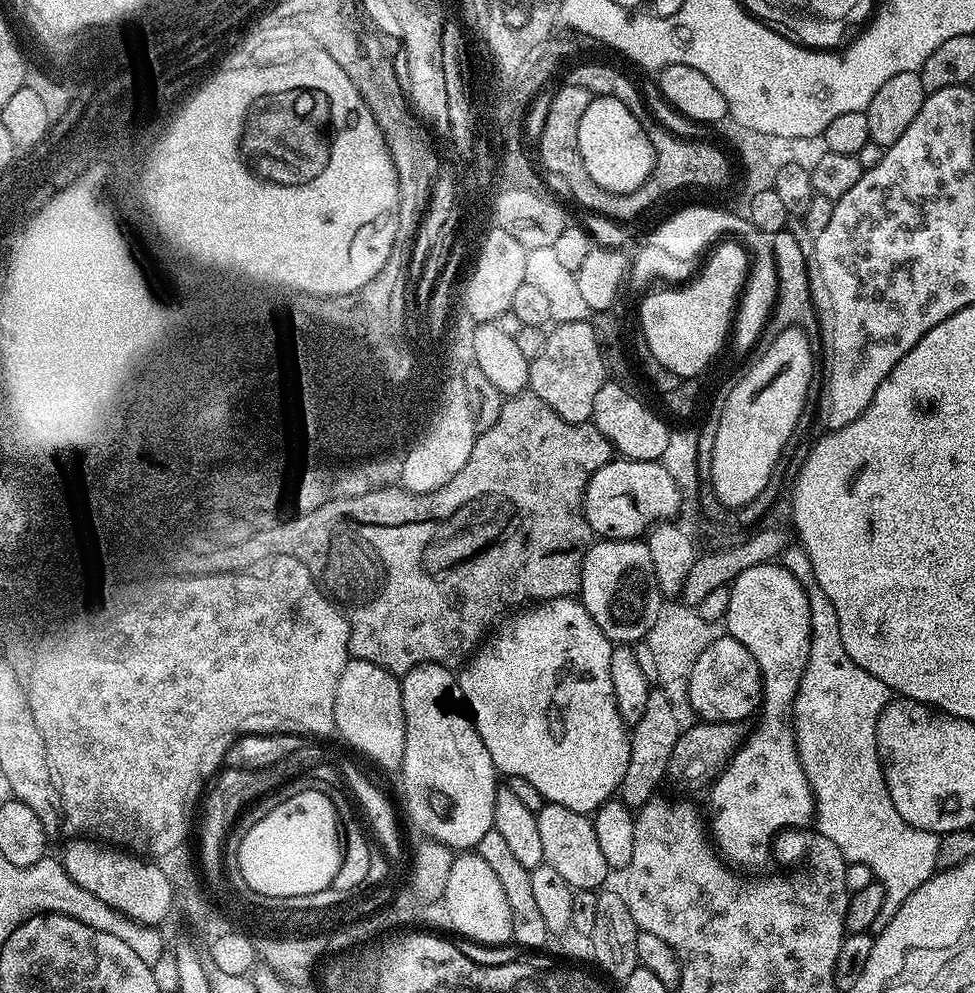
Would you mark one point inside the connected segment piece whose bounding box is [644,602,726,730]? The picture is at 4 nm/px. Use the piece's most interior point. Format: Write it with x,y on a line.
679,634

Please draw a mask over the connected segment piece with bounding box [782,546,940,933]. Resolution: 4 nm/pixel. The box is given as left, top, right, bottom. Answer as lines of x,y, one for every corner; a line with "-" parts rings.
789,546
784,549
782,563
786,570
790,570
790,574
794,574
794,578
798,578
798,582
802,586
802,590
806,590
806,598
810,602
810,630
812,631
810,658
806,662
806,670
802,674
802,682
798,686
796,700
792,704
790,728
795,737
796,754
808,779
808,786
814,805
814,824
820,827
817,828
819,835
830,838
830,842
834,842
834,846
838,846
838,850
842,850
845,860
854,864
868,866
872,871
875,883
883,886
884,901
882,902
882,908
878,910
878,918
874,918
871,927
873,933
878,933
890,922
890,918
894,918
894,914
898,914
902,902
906,902
906,898
910,898
910,894
914,894
914,890
918,890
918,886
922,886
922,882
926,882
938,871
936,863
938,862
940,836
935,832
927,832
921,828
910,826
910,822
906,822
906,818
902,818
902,814
898,814
898,806
894,806
894,798
890,798
890,790
884,777
884,765
876,745
876,723
880,717
880,711
886,707
889,700
893,699
894,693
892,689
886,686
886,682
878,682
878,678
874,678
874,674
862,670
862,666
858,666
858,662
854,662
854,658
850,658
850,654
846,654
846,646
842,646
842,630
838,626
838,614
834,610
834,605
830,603
830,598
826,598
826,593
823,592
822,586
818,586
818,578
814,578
814,566
810,563
810,554
806,554
806,550
802,547

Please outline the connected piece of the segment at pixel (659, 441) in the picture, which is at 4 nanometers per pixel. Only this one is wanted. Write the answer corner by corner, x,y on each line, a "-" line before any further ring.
606,382
602,390
594,398
594,410
592,411
591,423
596,425
598,431
606,436
612,443
613,449
625,460
655,460
659,461
666,447
670,433
669,426
664,425
660,416
655,416
646,405
640,401
641,397
635,392
630,392
619,382

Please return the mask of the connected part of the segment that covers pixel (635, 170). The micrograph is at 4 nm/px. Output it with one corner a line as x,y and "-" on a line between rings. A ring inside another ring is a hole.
614,97
589,99
586,114
578,127
578,149
590,178
608,192
636,192
648,180
656,164
656,151
646,130
634,114

